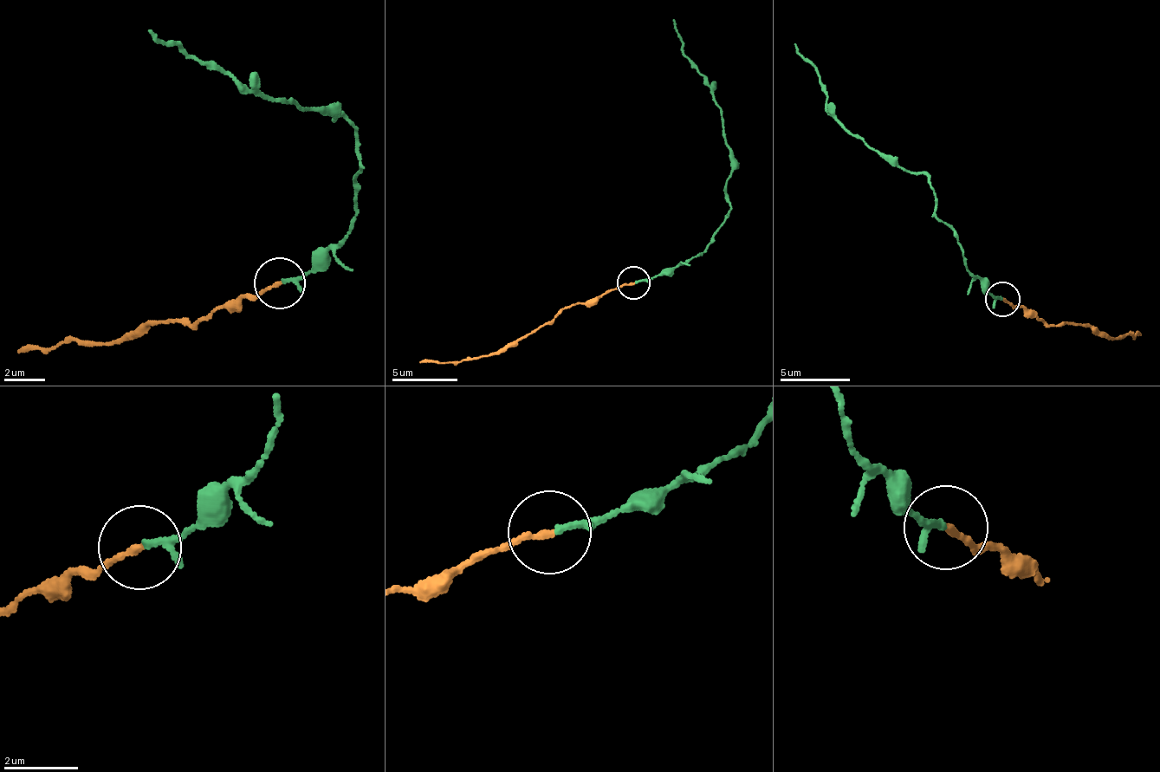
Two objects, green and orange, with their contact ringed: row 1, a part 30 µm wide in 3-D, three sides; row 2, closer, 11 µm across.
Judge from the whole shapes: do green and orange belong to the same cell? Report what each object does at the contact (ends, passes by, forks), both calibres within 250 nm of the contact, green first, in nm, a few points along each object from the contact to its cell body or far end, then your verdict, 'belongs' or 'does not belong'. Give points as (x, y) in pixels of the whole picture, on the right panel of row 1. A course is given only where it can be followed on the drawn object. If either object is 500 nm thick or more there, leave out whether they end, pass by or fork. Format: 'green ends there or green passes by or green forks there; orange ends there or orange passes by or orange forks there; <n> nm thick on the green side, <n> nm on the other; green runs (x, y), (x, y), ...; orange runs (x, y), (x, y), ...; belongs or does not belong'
green passes by; orange ends there; 120 nm thick on the green side, 180 nm on the other; green runs (1002, 299), (966, 262), (958, 235), (935, 216), (924, 174), (881, 157), (845, 132), (814, 69), (794, 43); orange runs (1003, 298), (1042, 320), (1080, 322), (1109, 335), (1142, 336); does not belong

